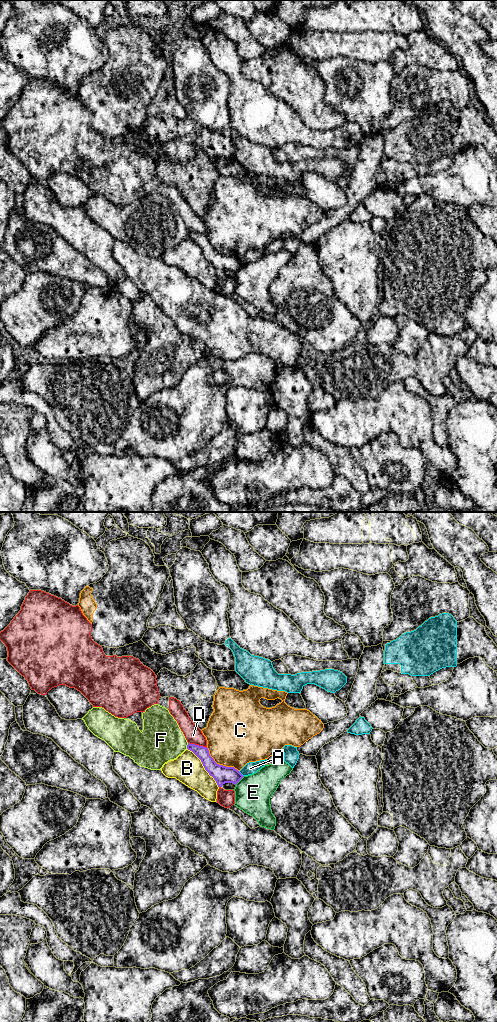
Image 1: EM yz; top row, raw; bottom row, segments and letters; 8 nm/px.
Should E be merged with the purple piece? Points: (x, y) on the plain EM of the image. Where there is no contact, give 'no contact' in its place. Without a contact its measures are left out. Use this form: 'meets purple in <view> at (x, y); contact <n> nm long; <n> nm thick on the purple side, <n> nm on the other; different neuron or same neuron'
meets purple in yz at (239, 268); contact 100 nm long; 140 nm thick on the purple side, 280 nm on the other; different neuron

